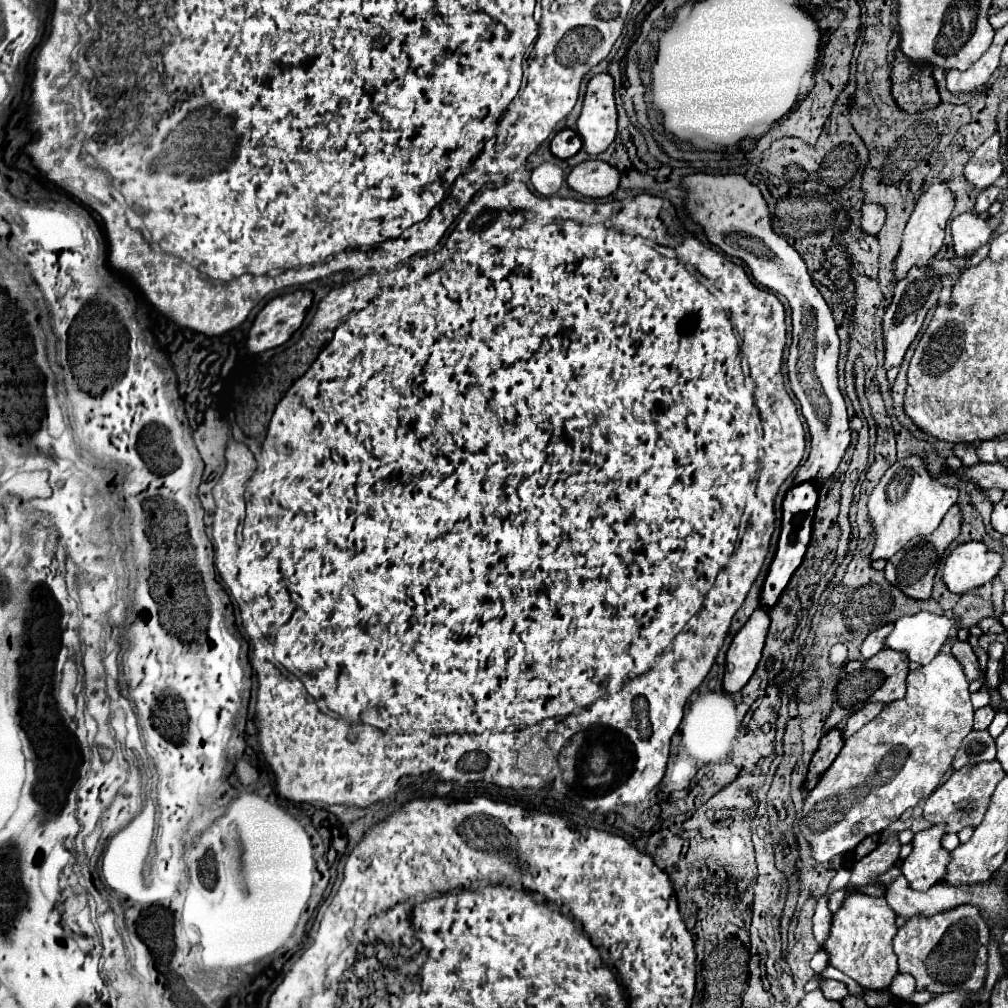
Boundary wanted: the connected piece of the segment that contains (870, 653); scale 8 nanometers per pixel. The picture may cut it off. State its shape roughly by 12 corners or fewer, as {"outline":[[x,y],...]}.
{"outline":[[892,623],[868,633],[860,645],[862,659],[870,659],[884,647]]}

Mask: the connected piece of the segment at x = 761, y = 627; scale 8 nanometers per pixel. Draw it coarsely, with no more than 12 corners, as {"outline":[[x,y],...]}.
{"outline":[[756,609],[726,653],[722,687],[738,693],[756,671],[770,625]]}

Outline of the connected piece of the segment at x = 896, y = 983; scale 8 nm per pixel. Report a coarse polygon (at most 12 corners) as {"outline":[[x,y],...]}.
{"outline":[[896,975],[890,991],[896,997],[910,997],[914,989],[912,975]]}

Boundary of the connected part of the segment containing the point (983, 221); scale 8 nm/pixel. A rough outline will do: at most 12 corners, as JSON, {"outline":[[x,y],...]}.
{"outline":[[962,213],[950,223],[954,253],[966,257],[988,243],[988,217]]}

